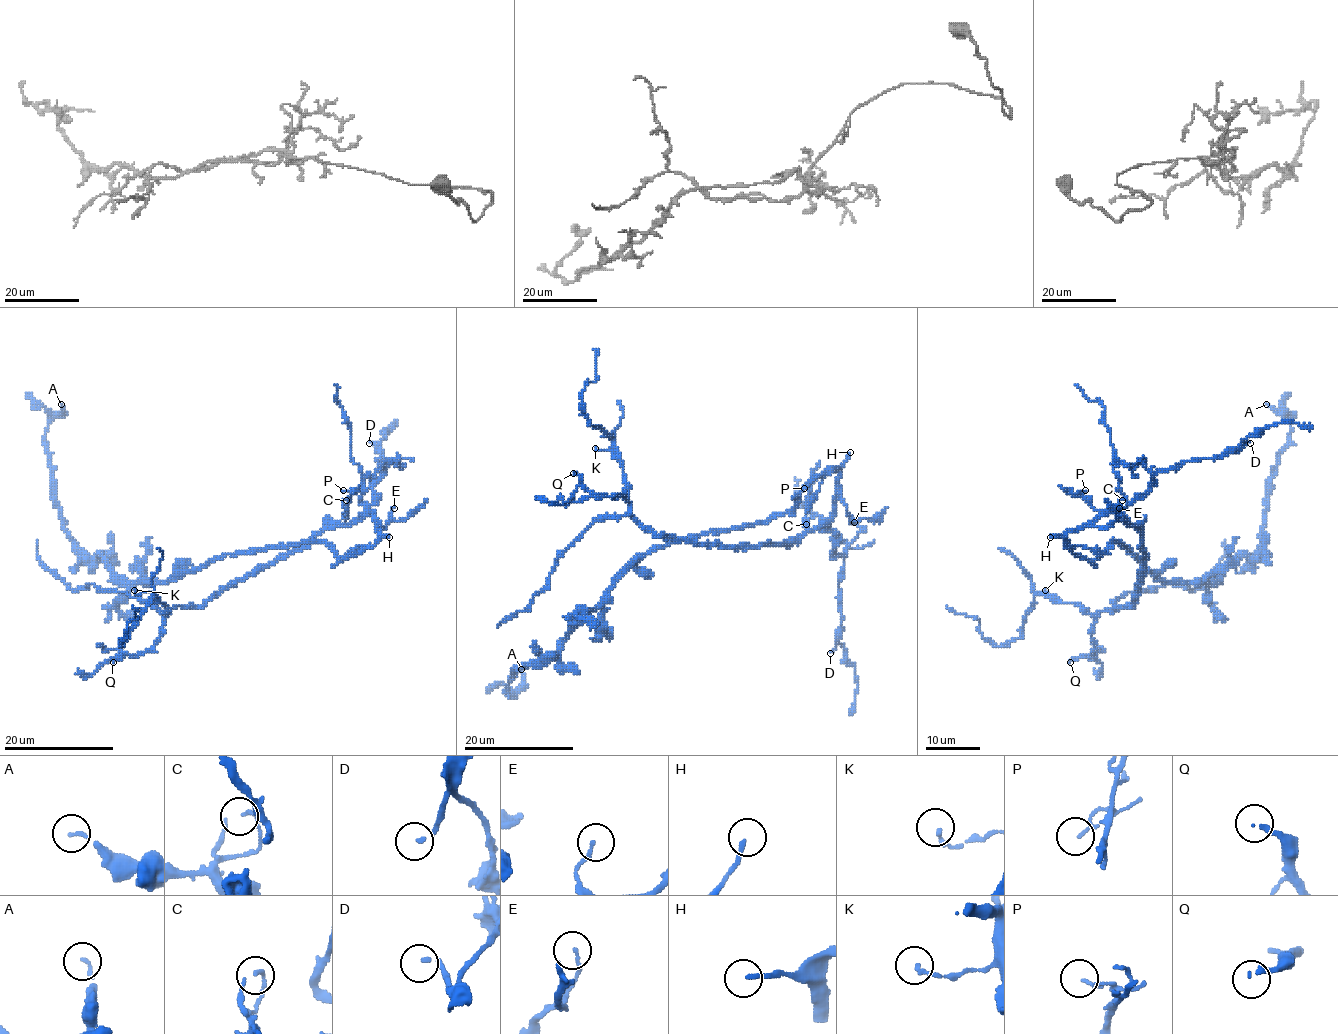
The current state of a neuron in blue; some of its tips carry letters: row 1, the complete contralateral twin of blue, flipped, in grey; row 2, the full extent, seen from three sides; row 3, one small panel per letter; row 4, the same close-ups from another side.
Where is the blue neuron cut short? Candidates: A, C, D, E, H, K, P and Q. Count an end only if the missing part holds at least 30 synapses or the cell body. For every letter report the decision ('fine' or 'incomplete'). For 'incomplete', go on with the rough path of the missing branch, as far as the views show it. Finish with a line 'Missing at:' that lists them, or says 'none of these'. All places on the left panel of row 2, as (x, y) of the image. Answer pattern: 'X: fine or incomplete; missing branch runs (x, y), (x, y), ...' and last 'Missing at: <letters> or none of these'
A: fine
C: fine
D: fine
E: fine
H: incomplete
K: fine
P: fine
Q: fine
Missing at: H

